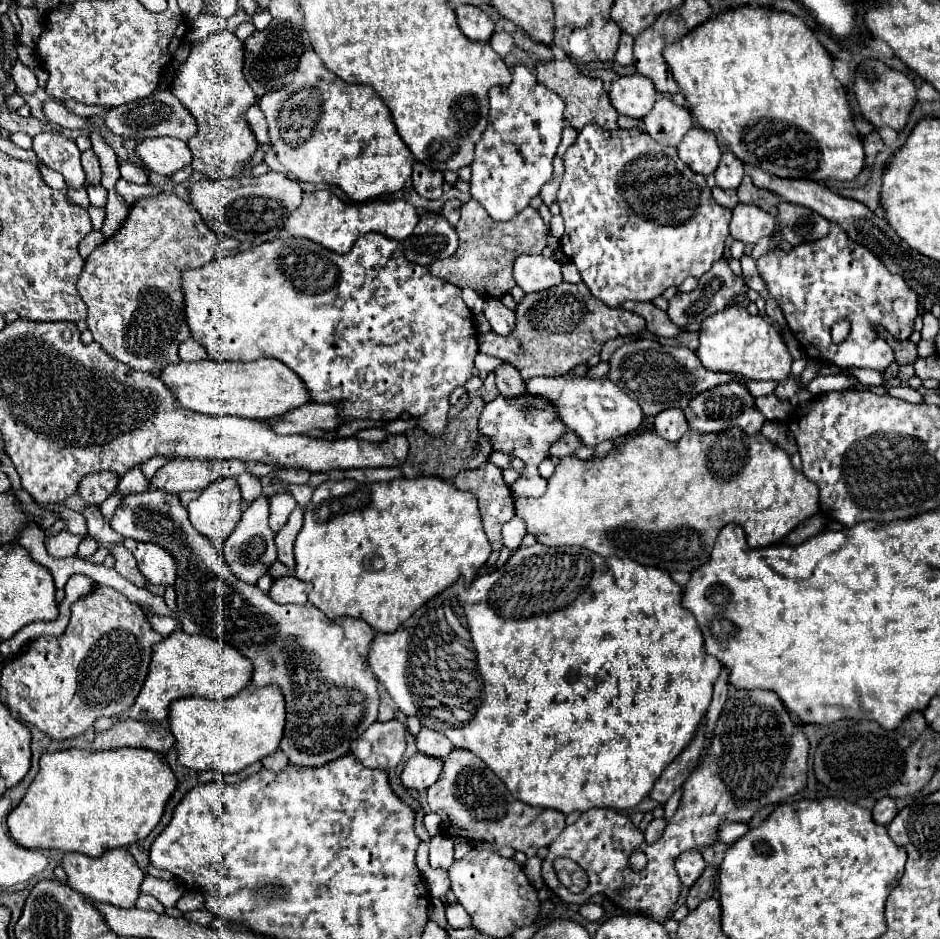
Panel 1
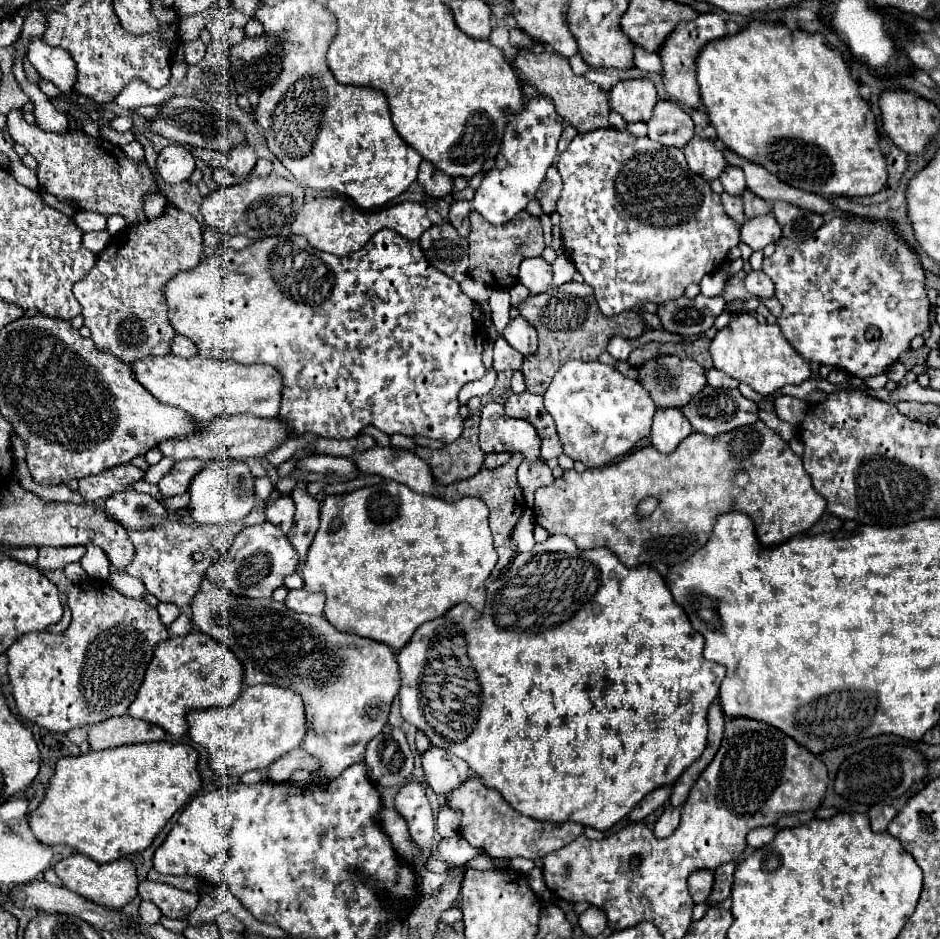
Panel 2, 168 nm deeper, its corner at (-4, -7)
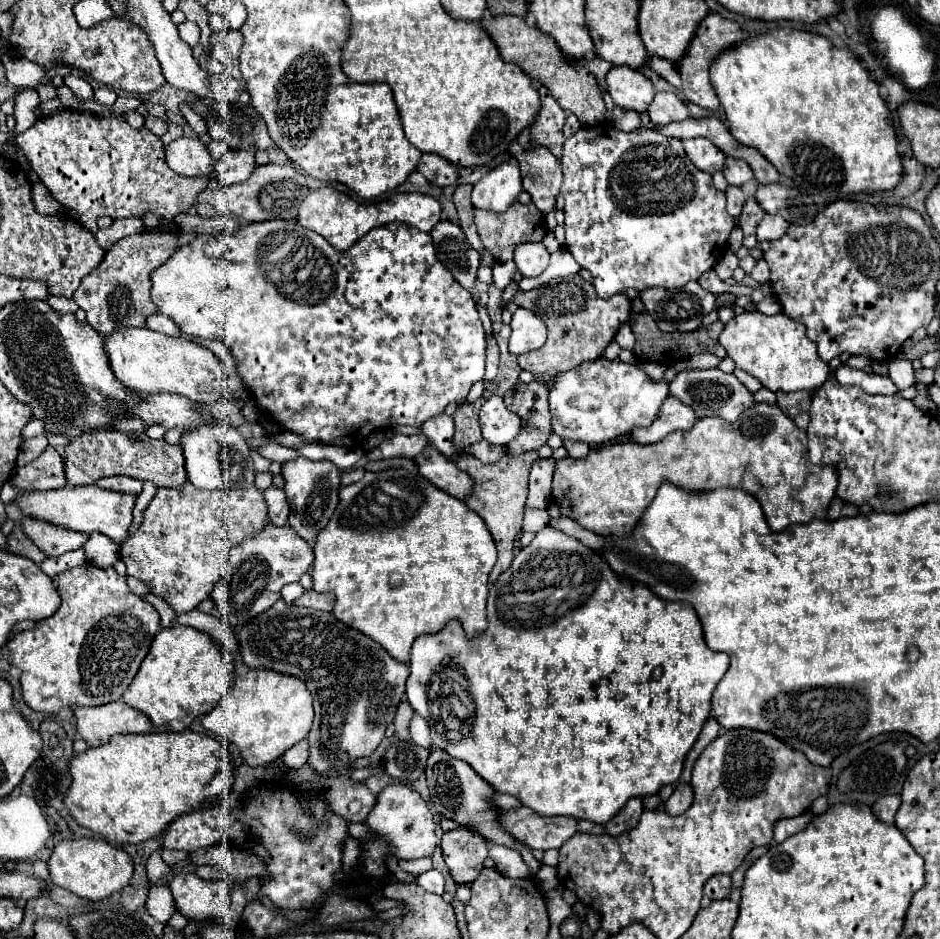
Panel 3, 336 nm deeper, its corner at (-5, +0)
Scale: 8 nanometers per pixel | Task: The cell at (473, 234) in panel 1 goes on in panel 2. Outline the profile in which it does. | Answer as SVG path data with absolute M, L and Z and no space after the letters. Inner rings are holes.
M470 212L470 276L484 280L492 288L510 288L518 276L518 266L524 258L542 256L544 240L542 240L542 224L538 218L530 214L522 214L518 220L510 220L508 224L488 224L478 212Z

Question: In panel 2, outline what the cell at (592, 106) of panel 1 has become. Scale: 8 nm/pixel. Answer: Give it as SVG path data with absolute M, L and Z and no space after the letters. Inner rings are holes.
M520 48L512 64L516 70L520 70L520 74L526 78L528 84L532 84L540 94L544 94L554 102L556 112L564 118L564 122L572 124L580 134L592 132L598 128L608 128L610 104L608 104L606 92L600 90L598 84L588 82L584 76L576 76L570 70L570 64L564 56L550 50L534 52L530 48Z

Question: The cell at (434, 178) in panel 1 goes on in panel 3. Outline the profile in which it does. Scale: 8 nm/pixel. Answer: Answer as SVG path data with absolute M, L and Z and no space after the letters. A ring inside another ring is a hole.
M423 153L417 171L421 175L427 177L429 183L437 185L437 187L447 187L447 185L455 185L457 181L457 167L449 161L445 161L441 155L435 153Z

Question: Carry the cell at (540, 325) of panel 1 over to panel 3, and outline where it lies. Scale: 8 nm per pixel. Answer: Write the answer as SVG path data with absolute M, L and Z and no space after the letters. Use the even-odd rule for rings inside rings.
M571 275L565 279L553 279L547 285L533 289L533 291L521 291L517 283L513 281L503 291L503 303L517 303L519 307L527 307L531 313L539 315L543 323L549 327L547 343L541 349L529 351L525 355L517 355L517 363L521 369L533 373L539 381L549 381L557 373L569 371L583 361L593 361L601 357L607 349L607 345L613 341L617 329L629 321L631 317L631 299L627 301L627 295L615 295L611 299L597 297L593 285L585 281L581 275Z

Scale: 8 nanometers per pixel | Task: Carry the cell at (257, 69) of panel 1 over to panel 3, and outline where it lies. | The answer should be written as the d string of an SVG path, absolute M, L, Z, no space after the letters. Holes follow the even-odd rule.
M227 29L223 33L211 35L211 45L213 45L213 57L217 55L217 59L223 65L237 65L239 59L239 49L243 45L243 37L241 31L237 29Z

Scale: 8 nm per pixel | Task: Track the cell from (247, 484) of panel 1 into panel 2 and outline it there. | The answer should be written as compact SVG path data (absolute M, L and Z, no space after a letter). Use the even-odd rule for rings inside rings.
M264 476L264 478L256 478L254 488L256 488L256 496L258 496L260 500L264 500L264 502L270 498L270 494L272 494L272 490L274 490L270 478L266 478L266 476Z

